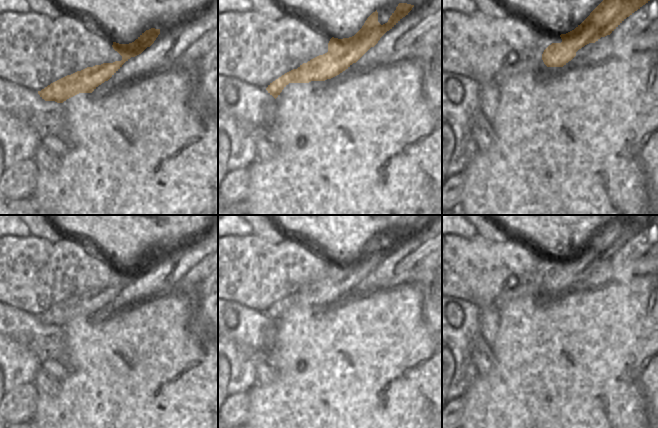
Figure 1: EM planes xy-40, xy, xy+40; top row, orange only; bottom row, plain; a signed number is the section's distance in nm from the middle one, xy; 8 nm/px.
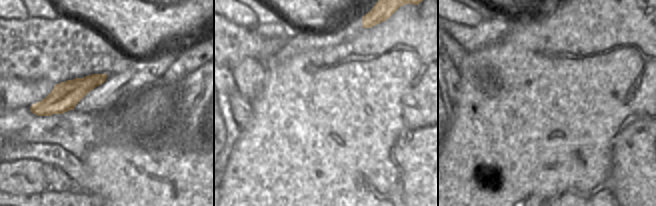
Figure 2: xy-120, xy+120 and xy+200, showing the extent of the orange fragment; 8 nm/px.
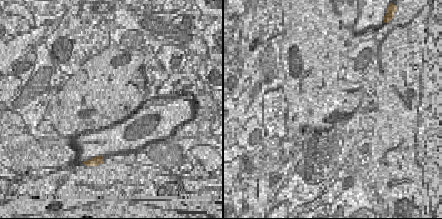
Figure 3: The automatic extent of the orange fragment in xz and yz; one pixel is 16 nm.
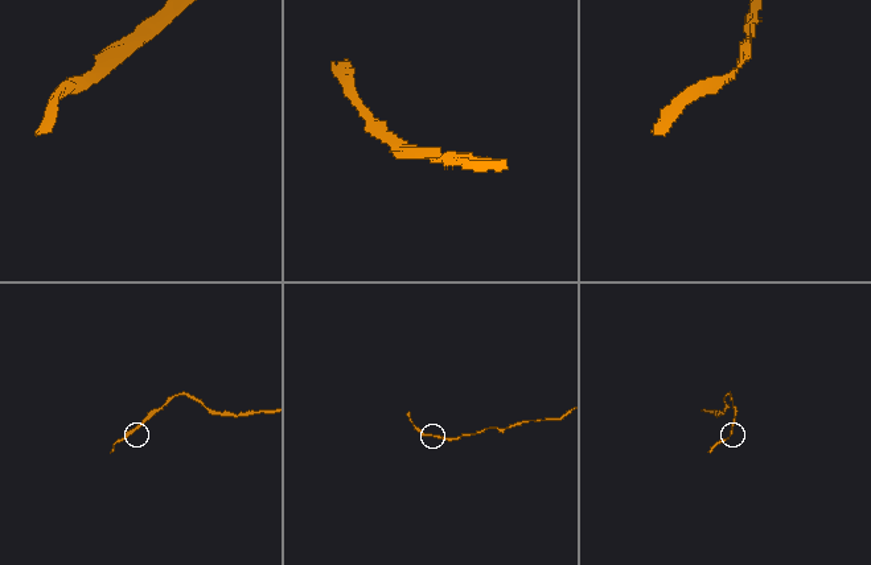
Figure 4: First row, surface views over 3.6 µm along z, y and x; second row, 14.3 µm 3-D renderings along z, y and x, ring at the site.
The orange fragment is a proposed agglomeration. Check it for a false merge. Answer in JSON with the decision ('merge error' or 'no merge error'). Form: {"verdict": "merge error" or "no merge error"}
{"verdict": "no merge error"}

